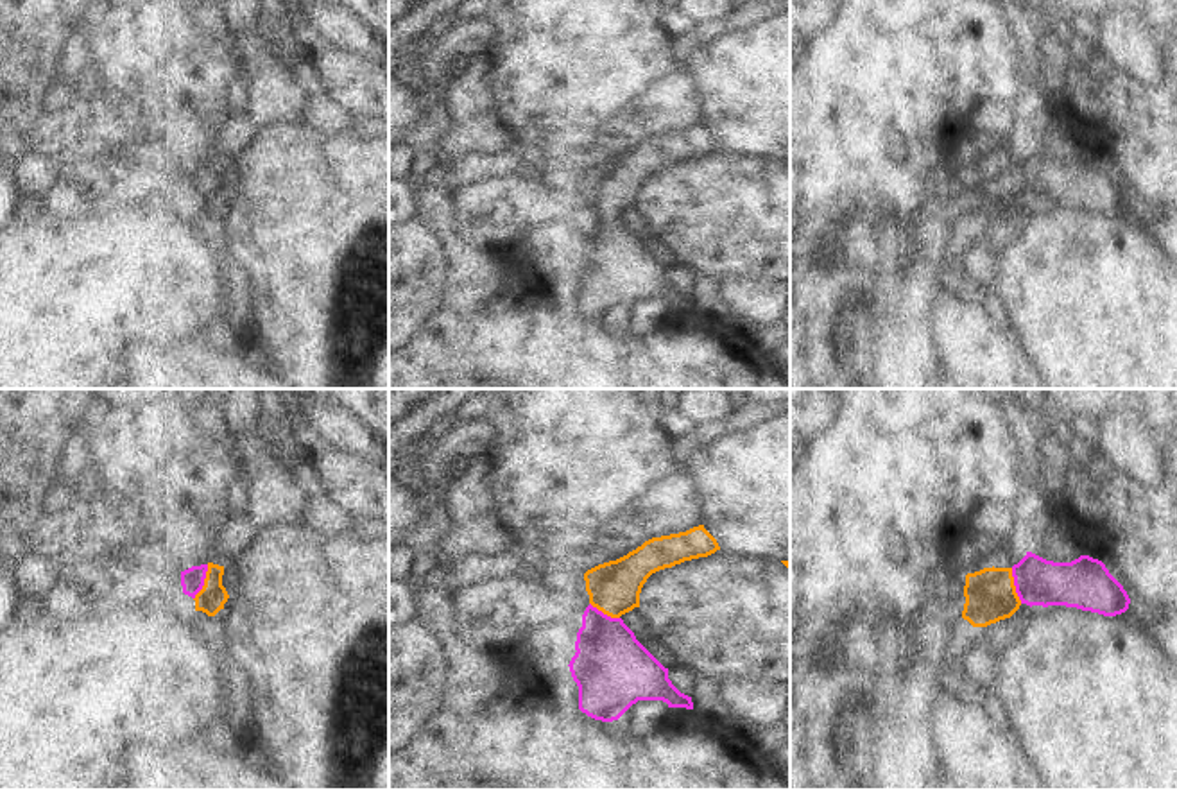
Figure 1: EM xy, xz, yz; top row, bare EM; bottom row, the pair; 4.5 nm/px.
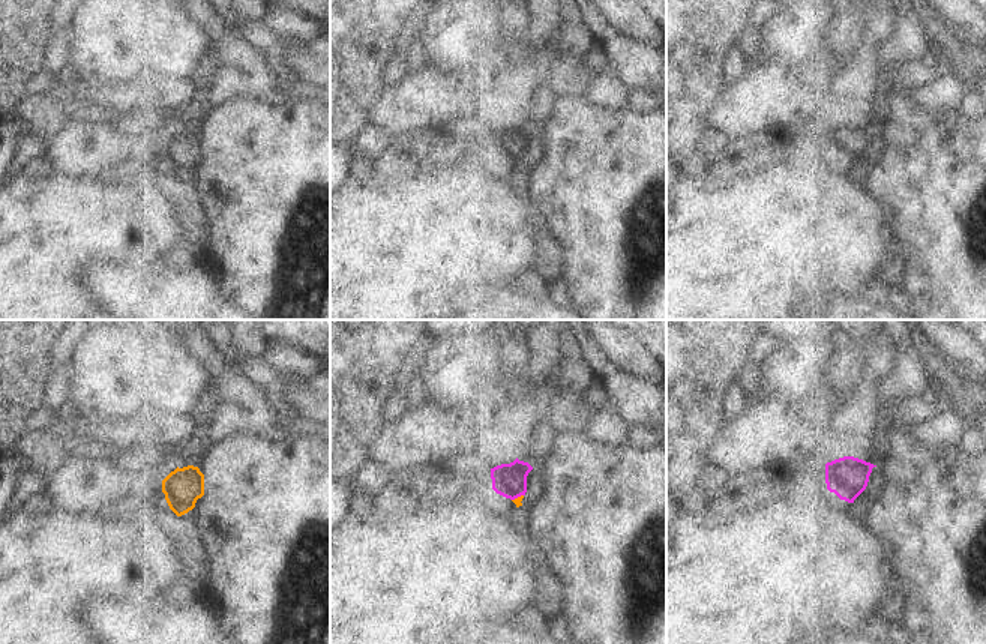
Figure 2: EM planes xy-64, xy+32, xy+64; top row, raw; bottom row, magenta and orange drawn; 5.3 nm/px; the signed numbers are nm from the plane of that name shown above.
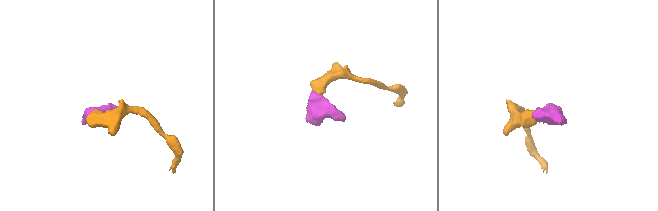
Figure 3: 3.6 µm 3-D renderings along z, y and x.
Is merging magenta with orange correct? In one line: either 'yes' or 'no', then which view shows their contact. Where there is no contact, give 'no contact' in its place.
yes; contact in yz

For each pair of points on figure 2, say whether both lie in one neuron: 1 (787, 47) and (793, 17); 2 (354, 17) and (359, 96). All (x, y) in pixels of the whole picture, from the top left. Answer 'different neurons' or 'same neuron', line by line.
1: same neuron
2: same neuron

